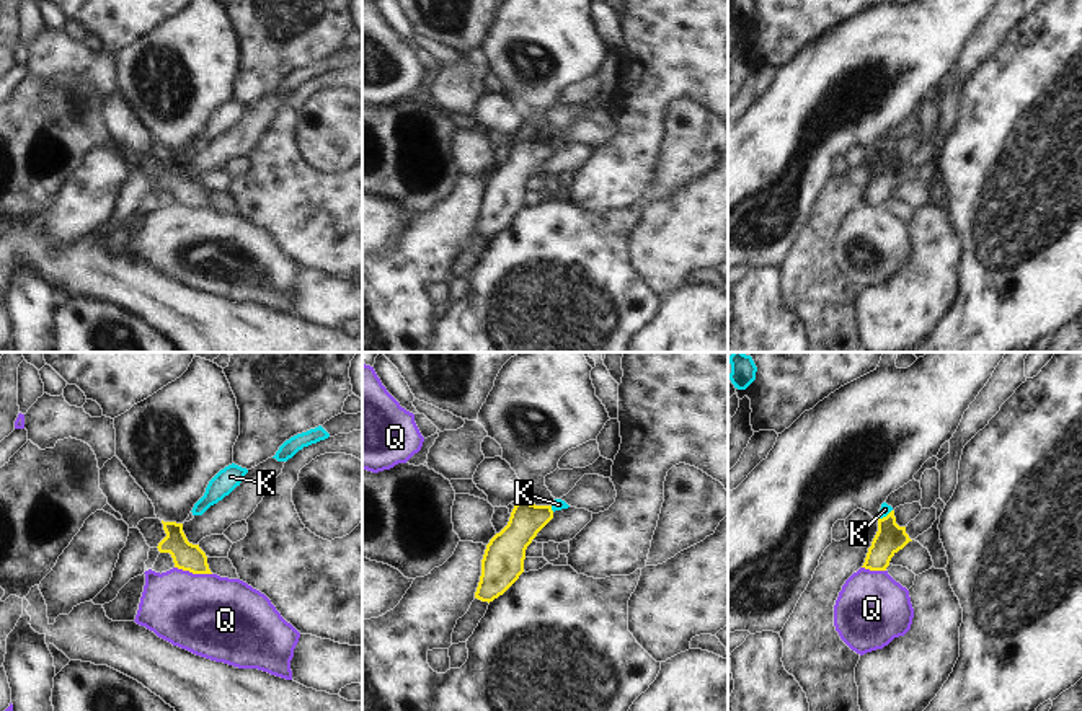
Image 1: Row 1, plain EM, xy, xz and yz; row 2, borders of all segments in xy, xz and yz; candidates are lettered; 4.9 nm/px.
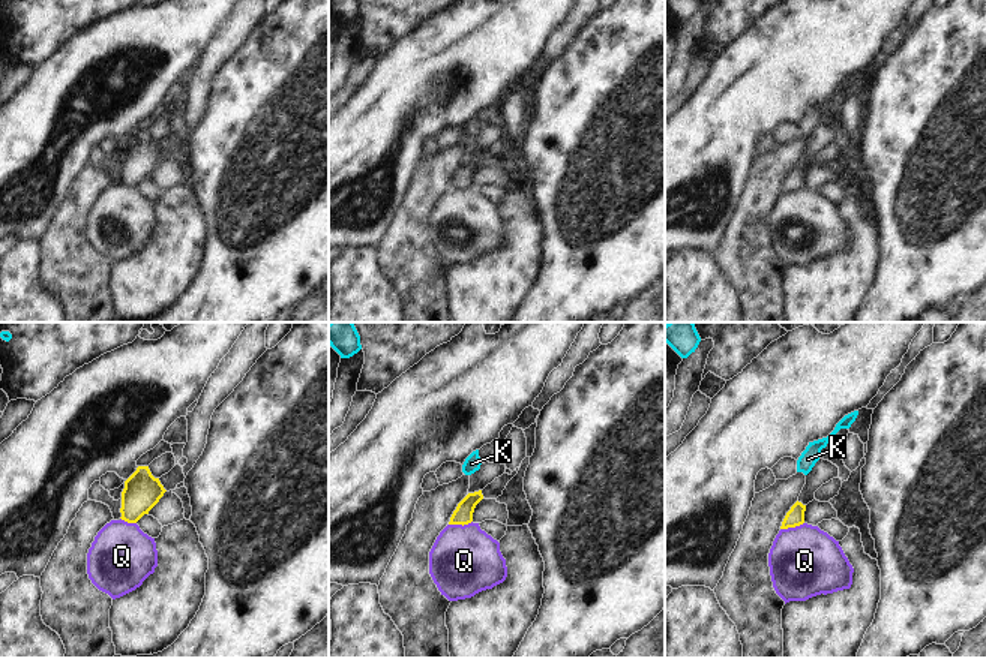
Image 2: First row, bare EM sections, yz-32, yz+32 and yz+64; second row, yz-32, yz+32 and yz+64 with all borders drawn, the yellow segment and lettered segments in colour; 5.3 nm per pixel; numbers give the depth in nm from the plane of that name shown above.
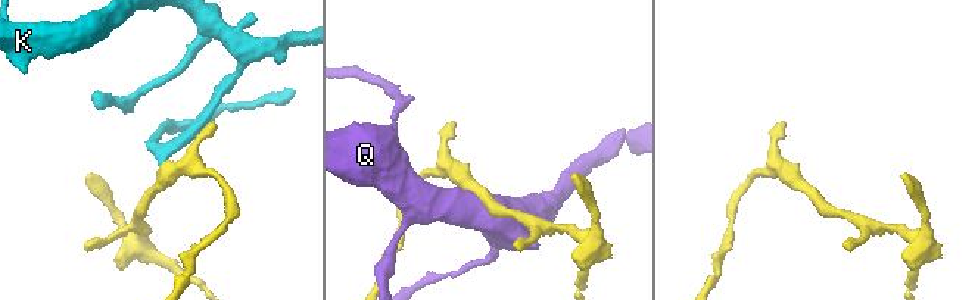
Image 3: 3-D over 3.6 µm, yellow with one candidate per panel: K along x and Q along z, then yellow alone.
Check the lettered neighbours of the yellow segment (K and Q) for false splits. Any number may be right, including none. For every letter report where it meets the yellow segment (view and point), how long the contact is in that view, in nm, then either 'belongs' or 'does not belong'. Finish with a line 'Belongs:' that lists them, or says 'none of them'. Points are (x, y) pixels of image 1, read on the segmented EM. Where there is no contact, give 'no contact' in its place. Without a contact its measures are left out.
K: yz (886, 516) | 80 nm | belongs
Q: xy (193, 573) | 190 nm | does not belong
Belongs: K

